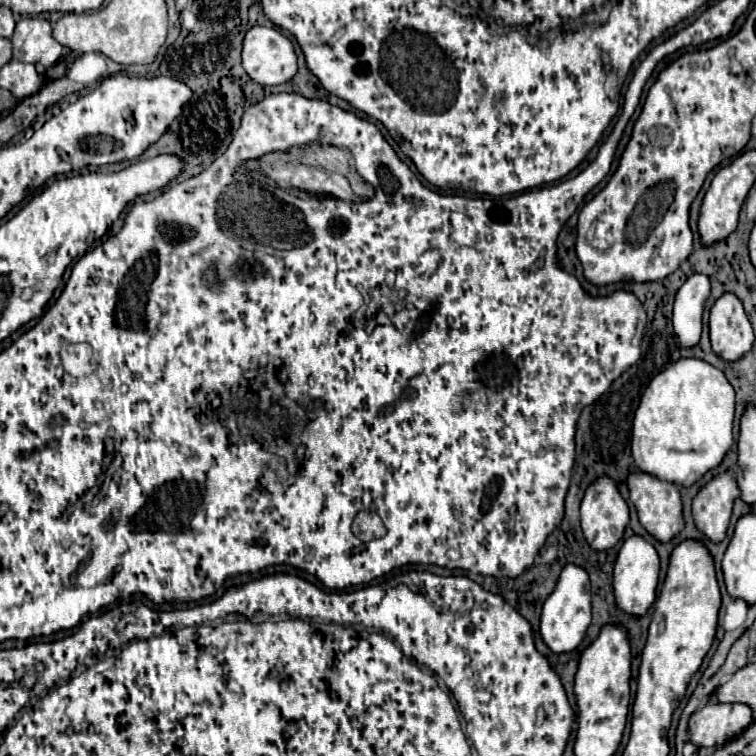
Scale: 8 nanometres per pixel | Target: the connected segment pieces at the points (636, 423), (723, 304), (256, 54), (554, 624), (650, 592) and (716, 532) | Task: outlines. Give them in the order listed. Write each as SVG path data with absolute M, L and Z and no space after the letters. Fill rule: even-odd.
M679 359L651 379L647 385L641 405L633 419L633 441L631 451L635 465L657 479L675 483L679 487L695 485L707 471L721 465L723 457L733 445L733 417L735 417L735 391L723 371L701 359Z
M725 293L711 309L709 317L713 353L723 361L737 361L753 347L753 329L743 305L733 293Z
M251 27L243 39L241 59L243 59L243 69L247 71L247 75L255 83L265 85L265 87L287 83L297 73L297 55L293 51L293 45L275 27Z
M567 565L561 571L561 575L559 575L555 591L543 603L541 637L543 637L545 645L553 653L571 653L583 641L589 623L591 623L591 587L589 587L589 577L587 577L587 573L581 567Z
M633 535L631 539L627 539L623 543L623 547L621 547L619 555L617 555L617 561L615 561L613 591L615 591L617 607L623 613L643 617L647 613L647 609L653 605L653 601L655 601L657 581L659 581L659 557L657 557L655 547L651 543L647 543L643 537Z
M727 471L711 479L693 499L695 525L713 543L725 539L735 497L739 497L737 481L733 473Z

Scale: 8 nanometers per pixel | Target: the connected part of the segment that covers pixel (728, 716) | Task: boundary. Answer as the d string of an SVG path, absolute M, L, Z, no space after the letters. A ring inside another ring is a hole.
M711 697L689 719L691 743L699 747L711 747L727 741L731 735L743 731L753 719L751 707L743 703L719 703Z

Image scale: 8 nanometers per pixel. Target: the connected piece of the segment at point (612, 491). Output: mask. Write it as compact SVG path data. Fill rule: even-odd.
M601 477L587 487L585 497L581 501L581 529L593 551L605 551L615 547L621 541L627 523L629 523L629 507L611 479Z

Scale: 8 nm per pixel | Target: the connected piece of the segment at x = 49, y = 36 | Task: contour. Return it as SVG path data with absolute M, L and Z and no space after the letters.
M23 17L11 37L13 59L51 67L63 55L63 45L55 41L51 23L41 17Z

